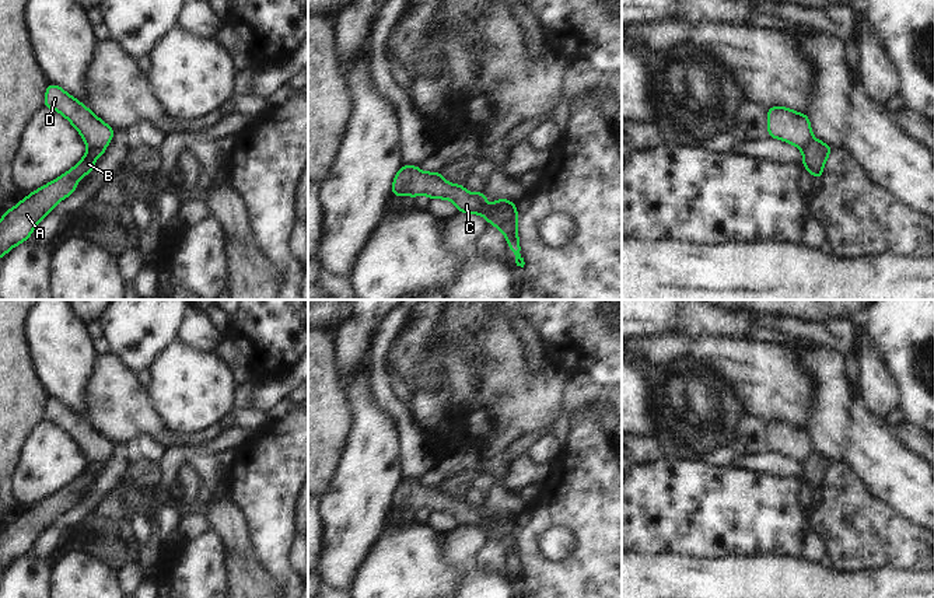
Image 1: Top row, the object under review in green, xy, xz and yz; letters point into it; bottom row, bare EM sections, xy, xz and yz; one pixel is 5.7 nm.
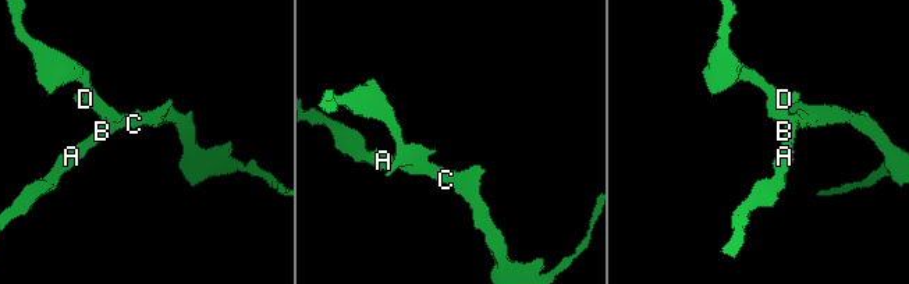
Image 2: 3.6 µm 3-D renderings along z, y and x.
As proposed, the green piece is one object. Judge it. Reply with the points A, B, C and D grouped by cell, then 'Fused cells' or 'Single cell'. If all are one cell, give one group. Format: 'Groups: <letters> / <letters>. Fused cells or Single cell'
Groups: A B C / D. Fused cells

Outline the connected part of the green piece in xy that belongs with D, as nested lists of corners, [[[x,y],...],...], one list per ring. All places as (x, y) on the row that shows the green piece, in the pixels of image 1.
[[[49,83],[43,106],[62,113],[81,134],[87,150],[105,150],[115,129],[102,122],[88,106],[83,105],[62,87]]]

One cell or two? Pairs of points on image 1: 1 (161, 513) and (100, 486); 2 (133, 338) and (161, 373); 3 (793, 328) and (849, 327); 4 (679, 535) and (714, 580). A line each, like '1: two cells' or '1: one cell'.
1: two cells
2: two cells
3: one cell
4: two cells

